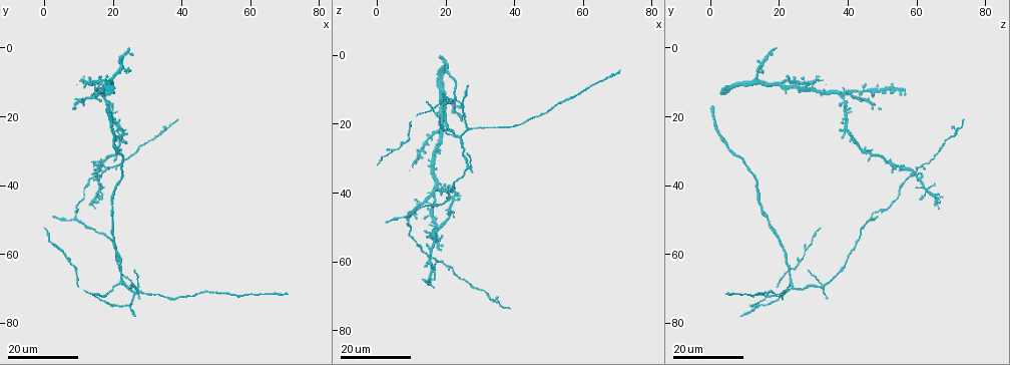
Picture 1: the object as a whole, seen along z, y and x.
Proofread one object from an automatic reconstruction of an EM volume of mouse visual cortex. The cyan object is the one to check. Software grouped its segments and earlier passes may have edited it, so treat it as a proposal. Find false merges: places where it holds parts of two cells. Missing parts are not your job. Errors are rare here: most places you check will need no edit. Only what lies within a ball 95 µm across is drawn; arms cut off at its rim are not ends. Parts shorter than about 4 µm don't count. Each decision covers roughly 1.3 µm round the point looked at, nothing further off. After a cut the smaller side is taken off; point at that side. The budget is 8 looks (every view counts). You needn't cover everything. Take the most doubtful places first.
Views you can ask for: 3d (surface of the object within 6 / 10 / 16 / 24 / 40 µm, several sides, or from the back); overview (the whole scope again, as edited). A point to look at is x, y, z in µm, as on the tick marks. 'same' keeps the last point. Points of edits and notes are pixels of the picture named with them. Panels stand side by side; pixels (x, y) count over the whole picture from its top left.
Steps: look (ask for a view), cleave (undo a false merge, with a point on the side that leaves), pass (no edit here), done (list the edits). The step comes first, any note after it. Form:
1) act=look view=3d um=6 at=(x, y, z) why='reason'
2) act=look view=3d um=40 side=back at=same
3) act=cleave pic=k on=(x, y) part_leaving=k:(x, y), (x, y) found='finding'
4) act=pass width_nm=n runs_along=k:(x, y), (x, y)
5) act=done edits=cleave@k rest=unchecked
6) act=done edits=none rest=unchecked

act=look view=3d um=16 at=(27.5, 70.5, 33.0) why='thin arm on a thick one'

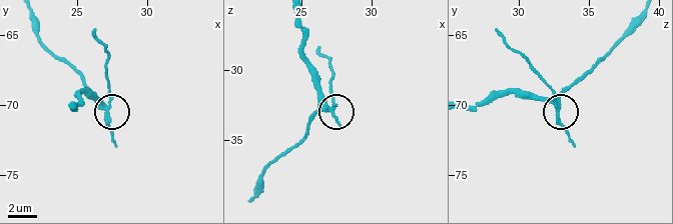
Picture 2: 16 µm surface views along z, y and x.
act=look view=3d um=6 at=(27.2, 70.0, 32.6)

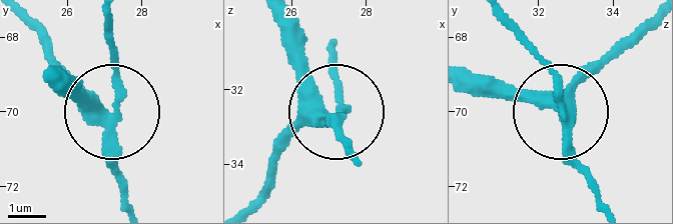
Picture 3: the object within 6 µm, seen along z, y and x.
act=cleave pic=3 on=(121, 177) arms=4 part_leaving=3:(109, 123), (119, 98), (109, 21) found='a second cell is stuck on'

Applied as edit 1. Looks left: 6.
act=look view=overview

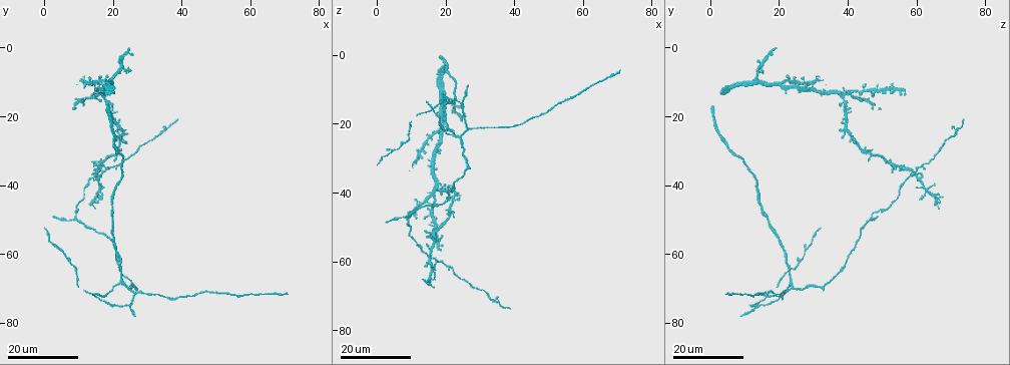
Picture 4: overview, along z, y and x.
act=look view=3d um=16 at=(9.0, 49.5, 46.0) why='three arms meet'

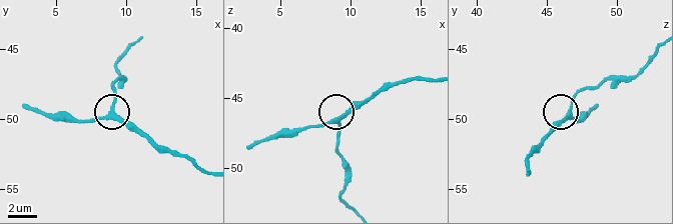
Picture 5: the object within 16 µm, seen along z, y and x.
act=look view=3d um=6 at=(9.2, 49.2, 46.6)

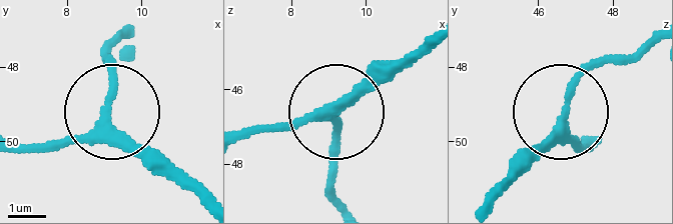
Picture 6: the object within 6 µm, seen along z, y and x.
act=pass width_nm=240 runs_along=6:(198, 193), (109, 116), (39, 148) found='all the same cell'

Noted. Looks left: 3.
act=look view=3d um=16 at=(24.5, 74.5, 14.0)

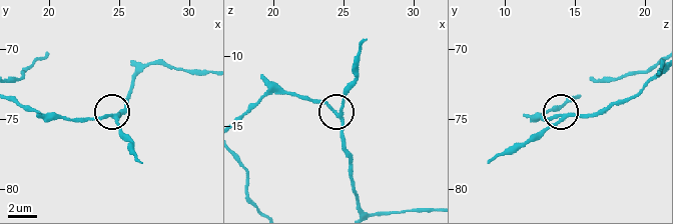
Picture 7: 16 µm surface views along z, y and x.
act=look view=3d um=10 at=(24.8, 75.0, 14.0) why='closer look'

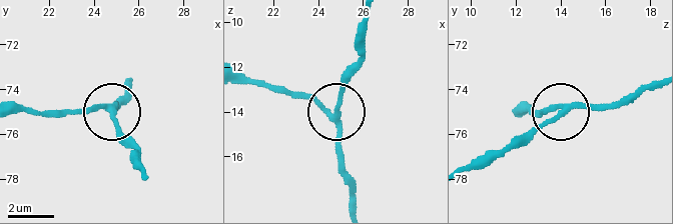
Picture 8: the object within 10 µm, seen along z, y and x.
act=pass width_nm=220 runs_along=8:(129, 79), (112, 114), (122, 144) found='one cell here'

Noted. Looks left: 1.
act=done edits=cleave@3 rest=unchecked

